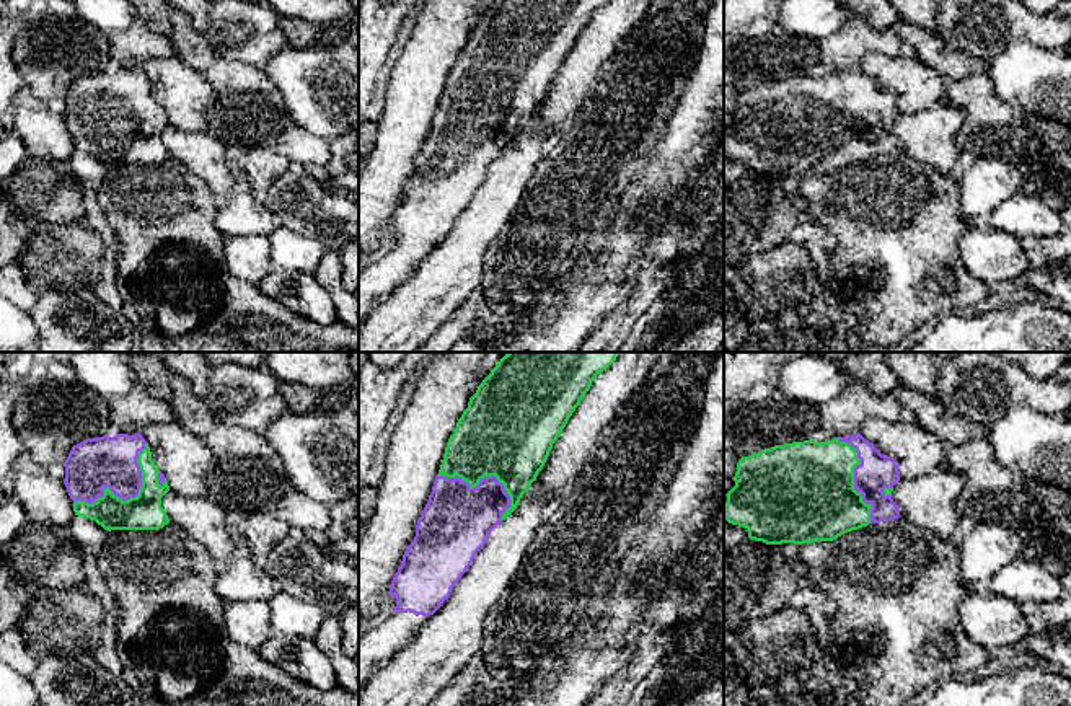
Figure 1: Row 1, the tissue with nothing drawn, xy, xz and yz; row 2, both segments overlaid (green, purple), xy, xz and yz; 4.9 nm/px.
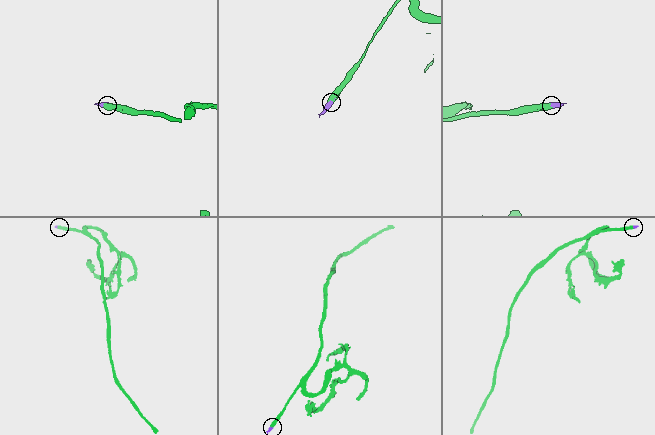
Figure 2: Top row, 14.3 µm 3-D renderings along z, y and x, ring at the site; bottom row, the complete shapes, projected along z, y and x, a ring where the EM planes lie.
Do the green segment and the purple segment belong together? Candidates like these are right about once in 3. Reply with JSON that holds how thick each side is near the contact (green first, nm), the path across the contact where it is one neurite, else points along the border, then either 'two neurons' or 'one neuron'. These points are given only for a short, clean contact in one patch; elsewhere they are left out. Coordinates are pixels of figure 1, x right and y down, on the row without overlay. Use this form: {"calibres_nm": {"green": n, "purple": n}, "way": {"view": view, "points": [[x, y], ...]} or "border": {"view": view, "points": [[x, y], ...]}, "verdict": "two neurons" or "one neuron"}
{"calibres_nm": {"green": 180, "purple": 260}, "verdict": "one neuron"}

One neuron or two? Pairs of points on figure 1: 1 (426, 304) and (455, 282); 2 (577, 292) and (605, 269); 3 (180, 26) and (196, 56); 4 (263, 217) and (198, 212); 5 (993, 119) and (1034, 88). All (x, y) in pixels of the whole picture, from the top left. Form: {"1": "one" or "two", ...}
{"1": "one", "2": "two", "3": "one", "4": "two", "5": "two"}

